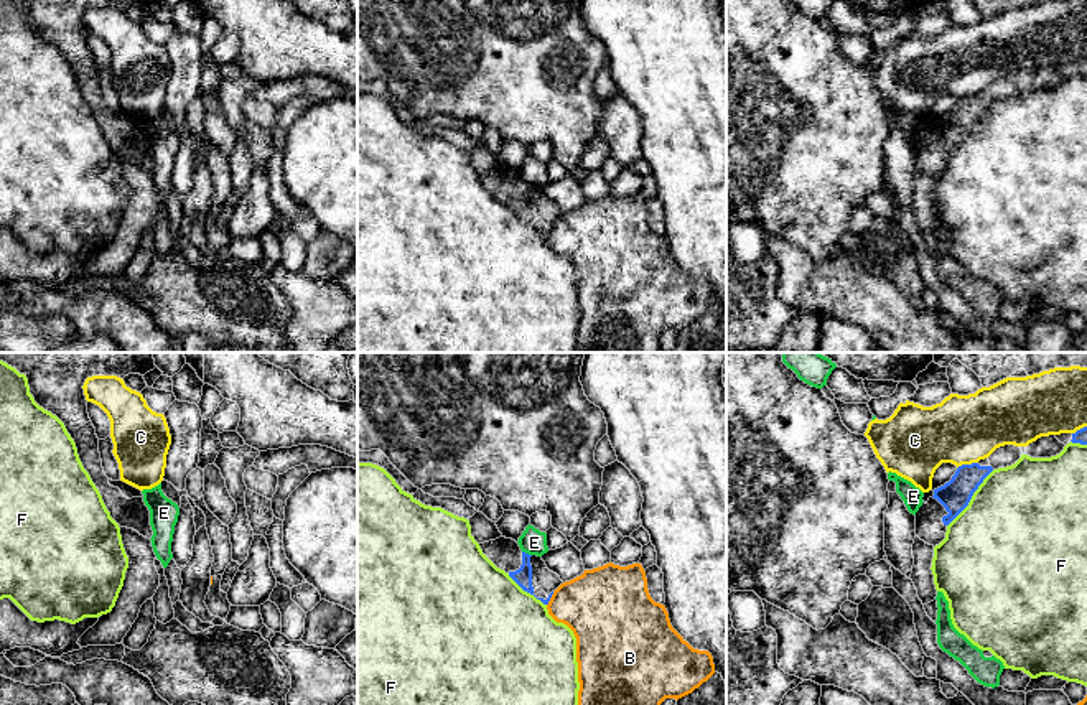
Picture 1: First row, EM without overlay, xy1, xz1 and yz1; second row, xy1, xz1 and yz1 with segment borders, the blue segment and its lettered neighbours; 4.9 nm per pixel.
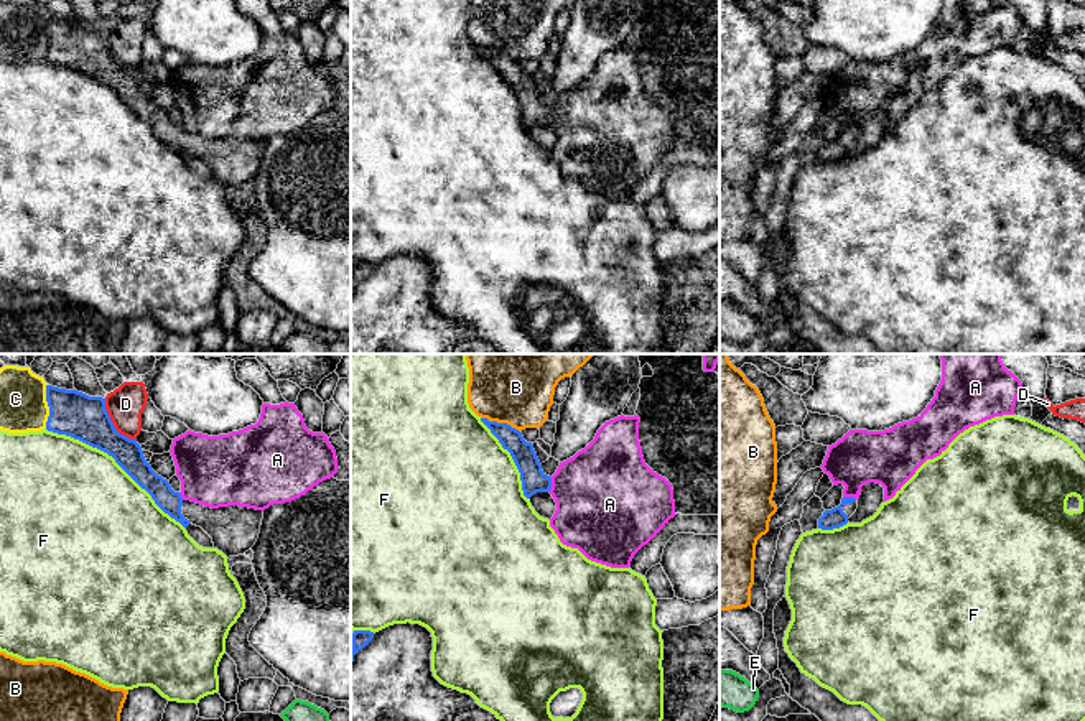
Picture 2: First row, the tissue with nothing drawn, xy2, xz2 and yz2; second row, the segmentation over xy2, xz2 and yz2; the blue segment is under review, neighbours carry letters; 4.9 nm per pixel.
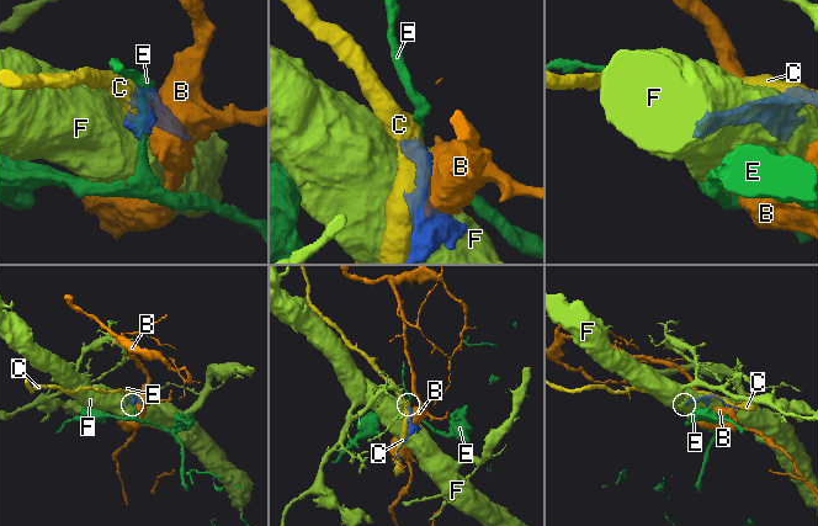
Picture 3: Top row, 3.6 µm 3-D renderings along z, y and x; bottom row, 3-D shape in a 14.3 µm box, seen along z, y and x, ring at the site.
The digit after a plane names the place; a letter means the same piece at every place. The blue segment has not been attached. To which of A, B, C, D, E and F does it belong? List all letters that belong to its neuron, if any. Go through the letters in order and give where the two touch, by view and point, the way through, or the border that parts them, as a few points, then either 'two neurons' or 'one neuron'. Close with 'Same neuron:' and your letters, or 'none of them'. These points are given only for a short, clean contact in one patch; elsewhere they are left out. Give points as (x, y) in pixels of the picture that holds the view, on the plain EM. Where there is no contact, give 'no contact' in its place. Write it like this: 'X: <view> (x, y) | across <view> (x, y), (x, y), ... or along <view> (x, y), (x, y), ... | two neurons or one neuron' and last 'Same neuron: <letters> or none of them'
A: xz2 (550, 116) | along xz2 (552, 109), (549, 122) | two neurons
B: xz2 (501, 55) | two neurons
C: xy2 (48, 37) | two neurons
D: xy2 (112, 55) | along xy2 (104, 30), (104, 40), (112, 56), (121, 65), (135, 71) | two neurons
E: xz1 (527, 185) | along xz1 (522, 182), (531, 186) | two neurons
F: xy2 (116, 93) | two neurons
Same neuron: none of them

